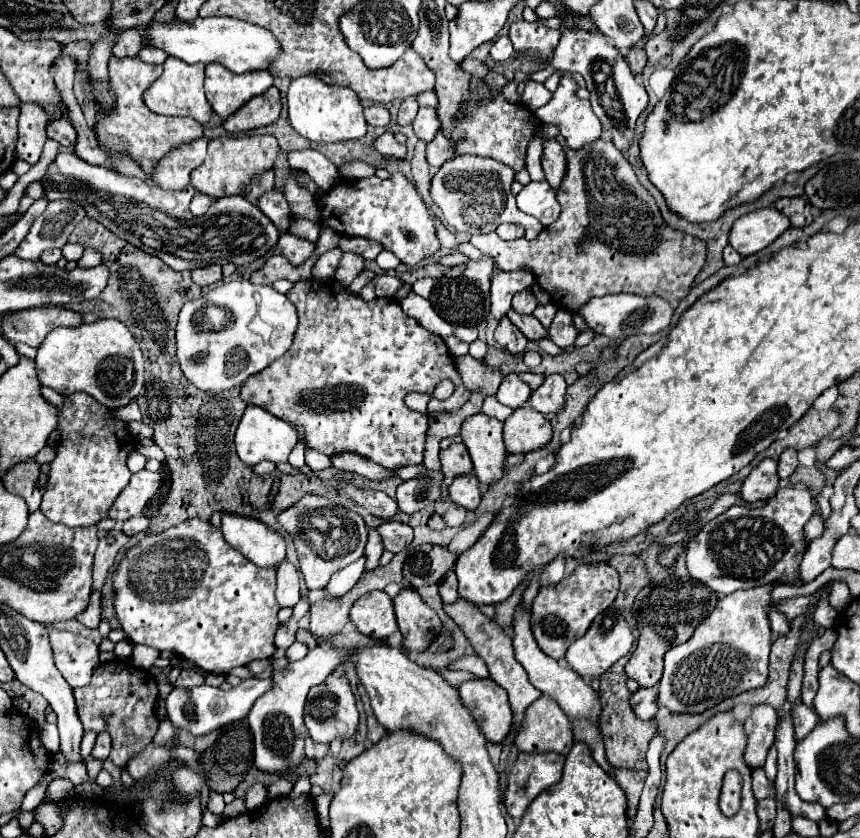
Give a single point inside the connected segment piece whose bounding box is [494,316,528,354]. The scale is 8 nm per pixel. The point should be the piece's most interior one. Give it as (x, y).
(507, 335)

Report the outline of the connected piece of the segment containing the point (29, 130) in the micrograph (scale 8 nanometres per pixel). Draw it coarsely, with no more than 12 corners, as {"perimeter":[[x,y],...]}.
{"perimeter":[[22,104],[16,158],[34,165],[47,140],[47,115]]}

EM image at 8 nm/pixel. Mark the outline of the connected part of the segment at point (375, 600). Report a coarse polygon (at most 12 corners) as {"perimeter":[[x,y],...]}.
{"perimeter":[[360,596],[350,620],[374,640],[398,630],[392,598]]}

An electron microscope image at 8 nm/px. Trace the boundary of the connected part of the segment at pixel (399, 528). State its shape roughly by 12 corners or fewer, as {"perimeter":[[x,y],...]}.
{"perimeter":[[384,522],[384,548],[398,554],[412,542],[412,526]]}

